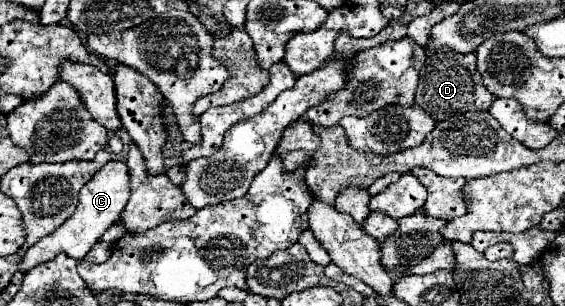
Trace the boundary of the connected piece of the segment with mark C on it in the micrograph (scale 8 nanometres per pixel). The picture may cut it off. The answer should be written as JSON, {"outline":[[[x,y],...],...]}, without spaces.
{"outline":[[[112,160],[106,166],[102,166],[80,190],[80,200],[76,206],[76,212],[70,216],[70,220],[66,224],[62,224],[56,232],[52,232],[52,236],[46,236],[44,240],[38,240],[32,248],[26,250],[24,258],[18,264],[16,272],[30,272],[36,264],[44,264],[54,260],[60,252],[64,252],[66,256],[74,258],[74,260],[82,260],[88,252],[88,248],[92,248],[92,244],[96,244],[102,234],[120,220],[120,214],[126,206],[130,198],[130,170],[126,166],[126,162],[120,160]]]}

